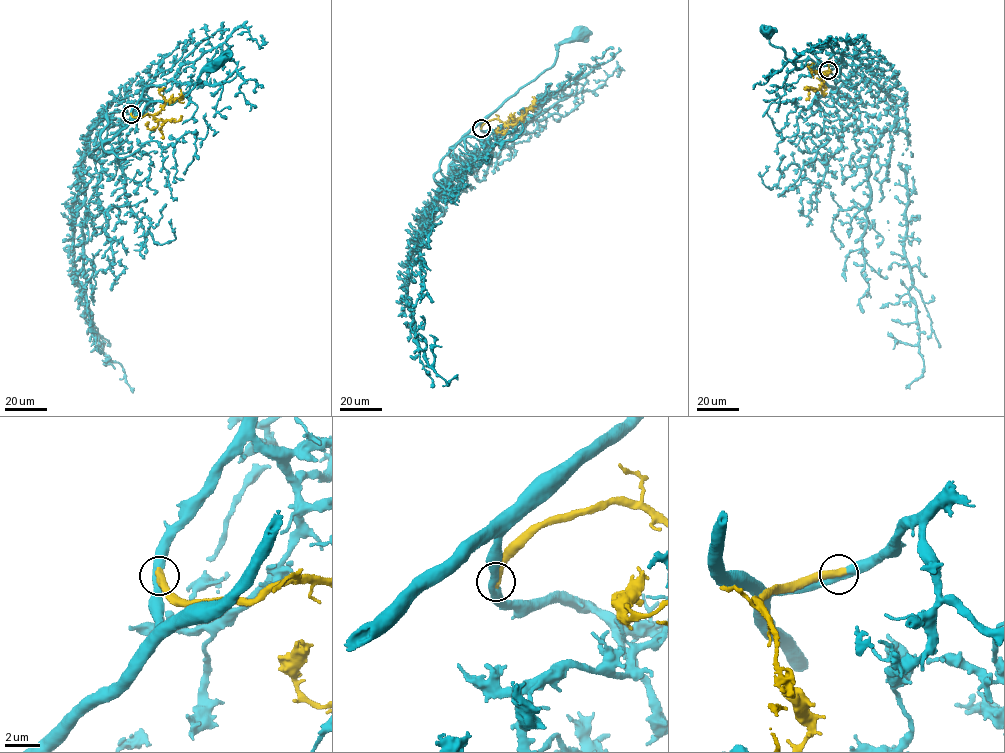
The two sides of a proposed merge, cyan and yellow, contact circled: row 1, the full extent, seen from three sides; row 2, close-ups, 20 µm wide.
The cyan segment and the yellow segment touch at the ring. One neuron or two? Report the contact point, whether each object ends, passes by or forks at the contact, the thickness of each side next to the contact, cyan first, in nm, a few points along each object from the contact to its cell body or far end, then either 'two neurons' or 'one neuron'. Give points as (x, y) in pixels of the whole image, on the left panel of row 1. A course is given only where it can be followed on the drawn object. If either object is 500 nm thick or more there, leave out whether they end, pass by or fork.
(131, 114) | cyan passes by | yellow ends | 400/480 nm | cyan via (131, 114), (132, 120), (152, 102), (173, 103), (199, 83), (199, 76), (216, 61) | yellow via (131, 114), (135, 117), (157, 114), (166, 102), (180, 99), (180, 89) | one neuron

